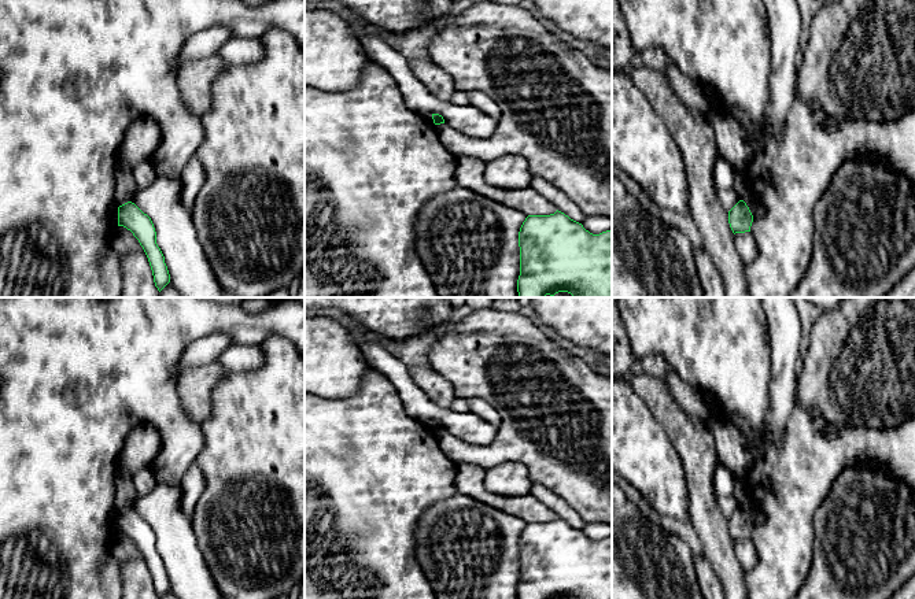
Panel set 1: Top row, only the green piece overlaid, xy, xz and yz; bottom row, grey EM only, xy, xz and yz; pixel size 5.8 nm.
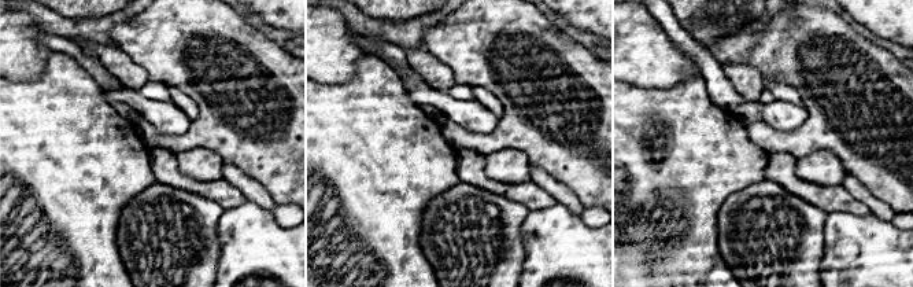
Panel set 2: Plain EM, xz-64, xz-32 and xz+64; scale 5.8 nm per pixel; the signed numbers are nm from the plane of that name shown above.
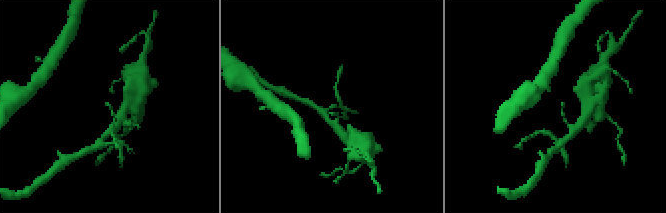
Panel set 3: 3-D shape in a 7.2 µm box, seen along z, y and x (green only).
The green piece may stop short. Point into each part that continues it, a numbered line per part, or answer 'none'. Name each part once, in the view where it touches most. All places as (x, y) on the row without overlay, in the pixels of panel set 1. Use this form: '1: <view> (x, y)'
1: xy (125, 492)

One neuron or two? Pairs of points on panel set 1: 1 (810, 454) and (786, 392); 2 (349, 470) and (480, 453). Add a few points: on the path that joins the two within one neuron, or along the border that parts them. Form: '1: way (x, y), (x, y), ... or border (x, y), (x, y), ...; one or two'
1: border (796, 399), (781, 439); two
2: border (435, 432), (439, 448), (456, 463); two

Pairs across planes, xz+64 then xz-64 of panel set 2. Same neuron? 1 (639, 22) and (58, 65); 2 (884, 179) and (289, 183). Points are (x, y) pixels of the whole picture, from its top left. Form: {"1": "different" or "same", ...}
{"1": "different", "2": "same"}

